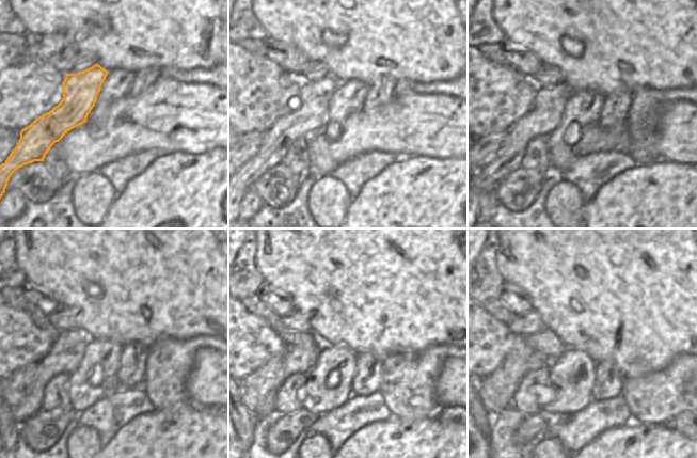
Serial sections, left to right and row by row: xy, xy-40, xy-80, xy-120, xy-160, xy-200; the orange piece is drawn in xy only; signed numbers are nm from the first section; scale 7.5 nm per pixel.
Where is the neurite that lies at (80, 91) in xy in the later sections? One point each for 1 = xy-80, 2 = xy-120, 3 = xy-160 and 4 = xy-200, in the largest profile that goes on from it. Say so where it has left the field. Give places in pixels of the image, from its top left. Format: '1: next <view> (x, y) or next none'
1: next xy-80 (544, 115)
2: next xy-120 (64, 357)
3: next xy-160 (295, 360)
4: next xy-200 (537, 360)

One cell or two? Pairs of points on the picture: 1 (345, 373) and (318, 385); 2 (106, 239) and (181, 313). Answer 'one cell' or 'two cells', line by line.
1: one cell
2: one cell

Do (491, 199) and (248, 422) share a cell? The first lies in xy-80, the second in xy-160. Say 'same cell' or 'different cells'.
same cell

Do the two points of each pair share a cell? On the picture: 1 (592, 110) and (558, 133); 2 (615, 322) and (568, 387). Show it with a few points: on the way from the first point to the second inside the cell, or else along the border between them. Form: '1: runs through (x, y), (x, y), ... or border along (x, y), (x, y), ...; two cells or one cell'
1: runs through (583, 111), (576, 111), (564, 124); one cell
2: border along (567, 346), (585, 351), (596, 362); two cells

